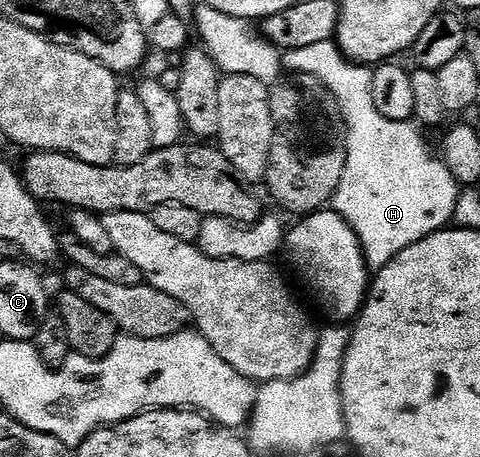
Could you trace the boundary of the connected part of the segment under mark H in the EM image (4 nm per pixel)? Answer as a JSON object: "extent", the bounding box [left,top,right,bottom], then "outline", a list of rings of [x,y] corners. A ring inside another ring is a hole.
{"extent":[282,41,460,271],"outline":[[[325,41],[324,43],[315,43],[312,47],[300,47],[299,49],[288,49],[282,53],[283,70],[290,73],[307,73],[316,79],[320,79],[320,83],[324,83],[324,87],[328,87],[328,91],[332,91],[332,95],[336,99],[336,103],[342,112],[342,122],[346,124],[346,166],[344,167],[344,175],[340,179],[340,187],[334,192],[332,209],[345,219],[354,229],[355,235],[358,236],[359,245],[362,248],[362,254],[366,257],[366,264],[371,270],[377,271],[386,266],[389,261],[396,255],[400,255],[400,251],[404,251],[412,243],[416,243],[420,239],[424,239],[428,235],[432,235],[438,229],[445,229],[453,222],[454,212],[456,211],[456,199],[460,192],[458,180],[448,171],[448,167],[442,164],[437,156],[430,154],[430,149],[426,146],[426,141],[421,137],[419,126],[410,121],[393,121],[392,119],[384,119],[384,115],[380,115],[380,111],[376,111],[376,103],[372,103],[372,79],[373,72],[367,66],[357,64],[346,57],[341,49],[338,48],[334,41]]]}

